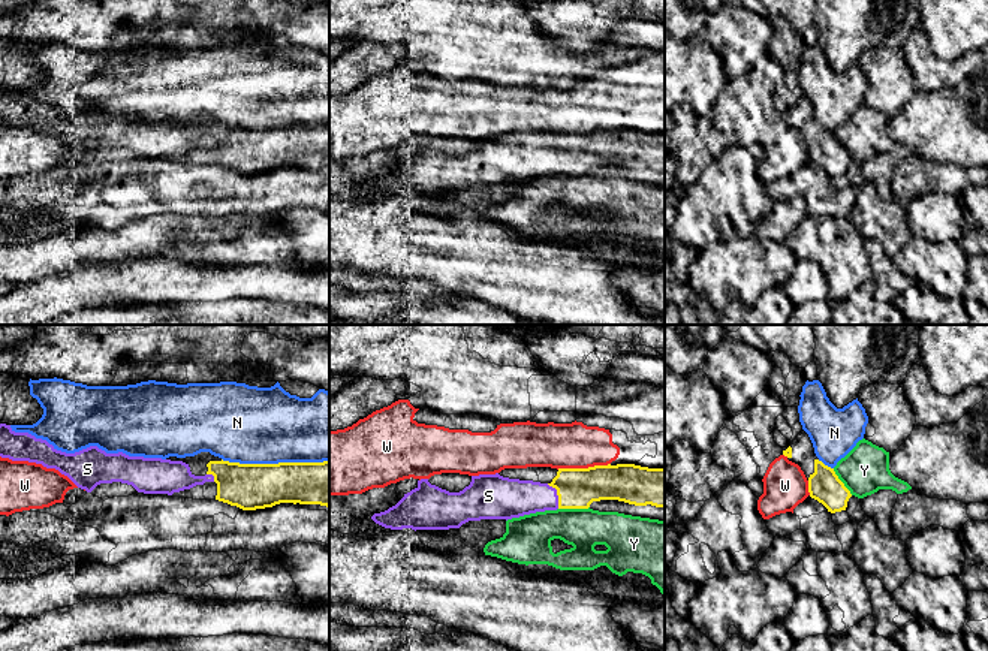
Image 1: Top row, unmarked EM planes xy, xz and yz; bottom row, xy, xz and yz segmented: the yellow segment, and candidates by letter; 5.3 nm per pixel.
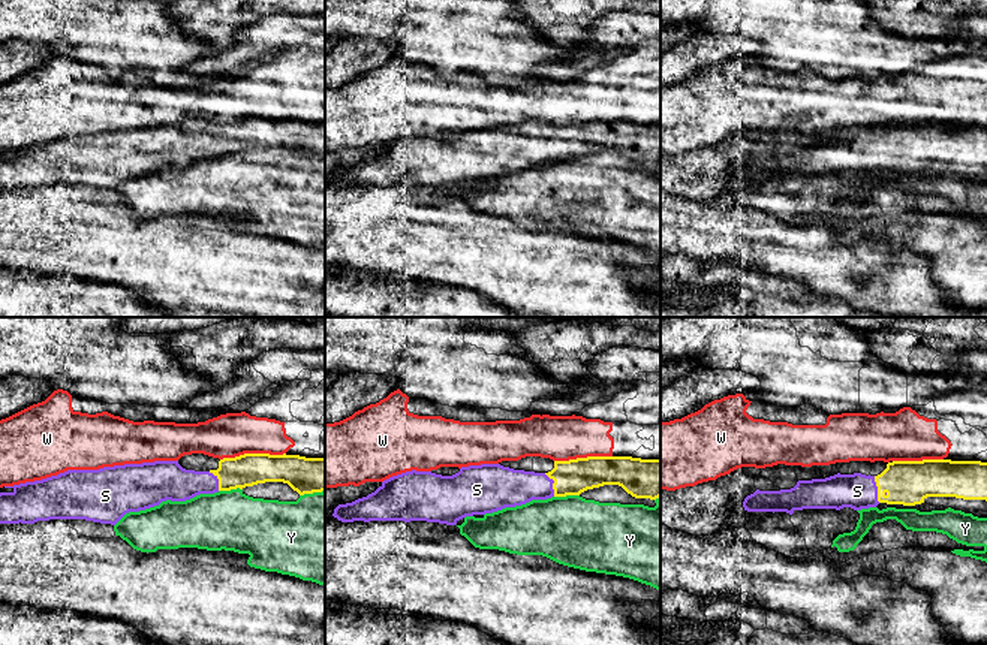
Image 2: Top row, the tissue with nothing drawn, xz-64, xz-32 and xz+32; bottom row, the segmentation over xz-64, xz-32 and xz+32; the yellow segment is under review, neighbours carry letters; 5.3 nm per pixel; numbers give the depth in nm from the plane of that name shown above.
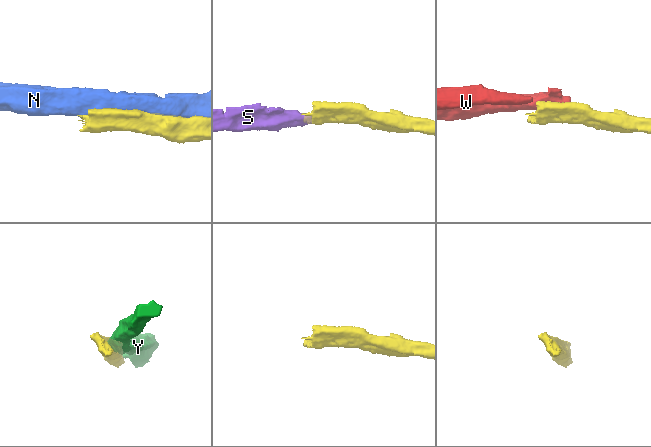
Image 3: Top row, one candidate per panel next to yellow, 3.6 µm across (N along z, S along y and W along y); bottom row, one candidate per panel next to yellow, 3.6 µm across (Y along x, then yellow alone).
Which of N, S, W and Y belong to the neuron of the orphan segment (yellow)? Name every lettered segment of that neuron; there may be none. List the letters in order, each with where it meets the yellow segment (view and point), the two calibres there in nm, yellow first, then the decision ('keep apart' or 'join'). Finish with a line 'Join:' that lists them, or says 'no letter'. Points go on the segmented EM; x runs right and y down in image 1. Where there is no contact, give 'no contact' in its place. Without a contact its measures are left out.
N: meets yellow in xy at (276, 464); 260 nm thick on the yellow side, 420 nm on the other; keep apart
S: meets yellow in xz at (557, 494); 220 nm thick on the yellow side, 200 nm on the other; join
W: meets yellow in xz at (583, 469); 220 nm thick on the yellow side, 240 nm on the other; keep apart
Y: meets yellow in xz at (574, 508); 220 nm thick on the yellow side, 220 nm on the other; keep apart
Join: S

